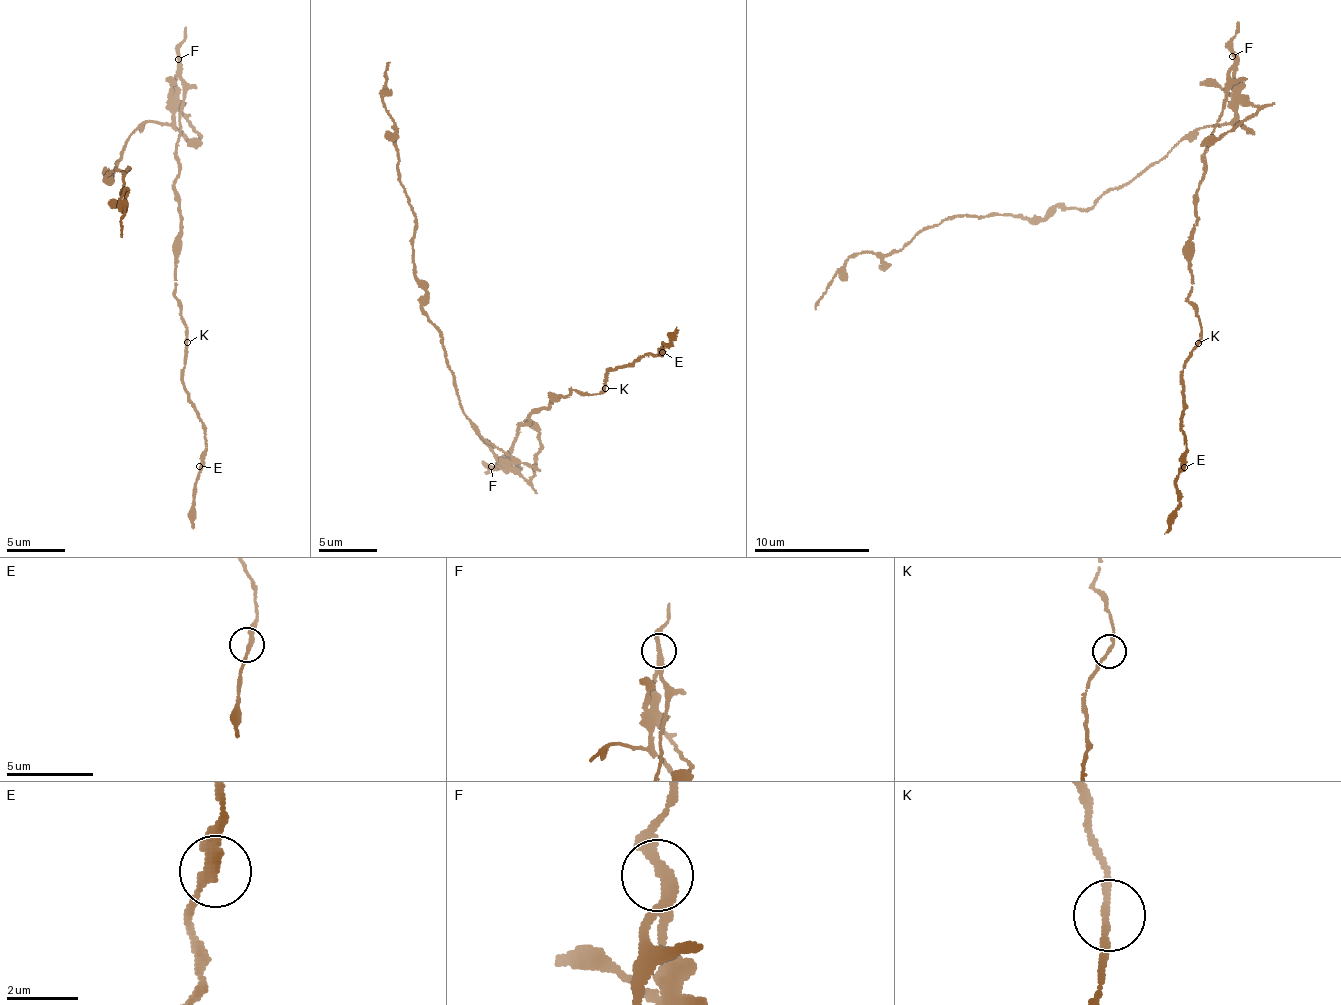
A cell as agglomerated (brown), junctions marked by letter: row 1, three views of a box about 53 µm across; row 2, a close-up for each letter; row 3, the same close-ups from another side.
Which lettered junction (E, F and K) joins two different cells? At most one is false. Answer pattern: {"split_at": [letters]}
{"split_at": ["F"]}

